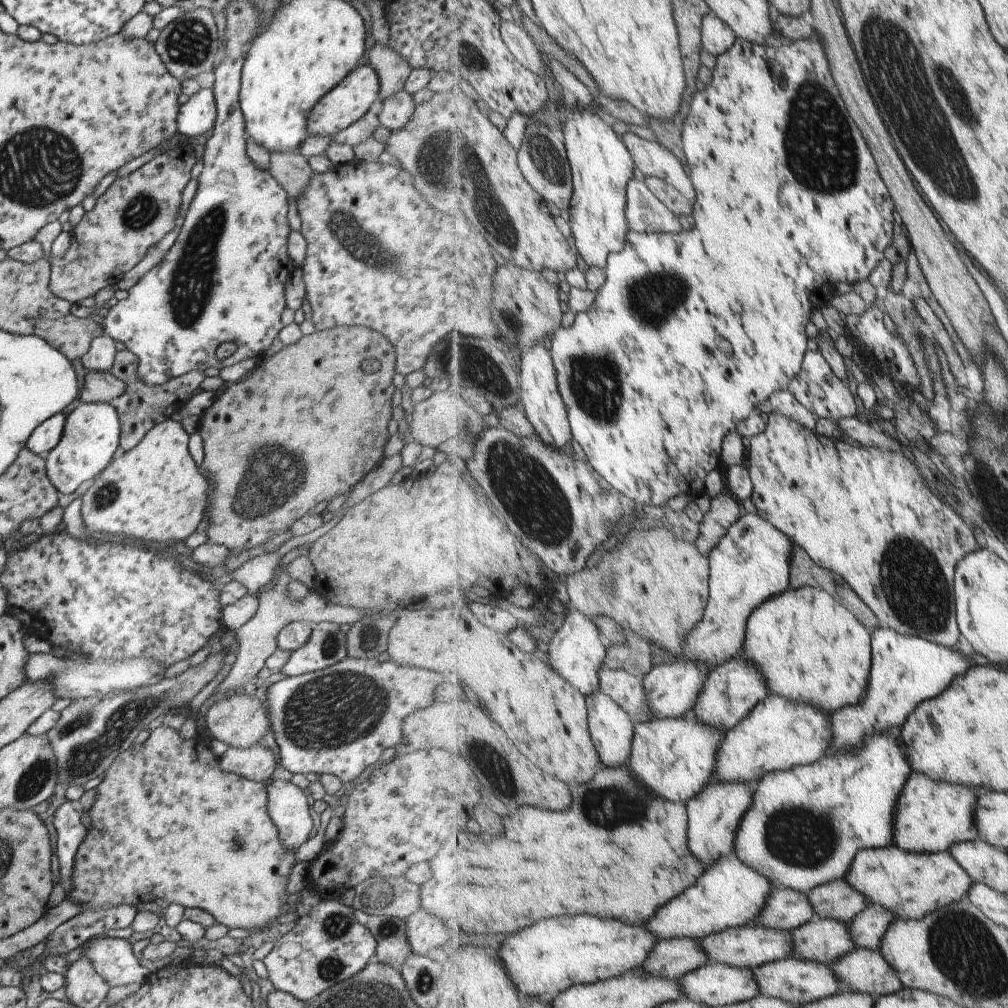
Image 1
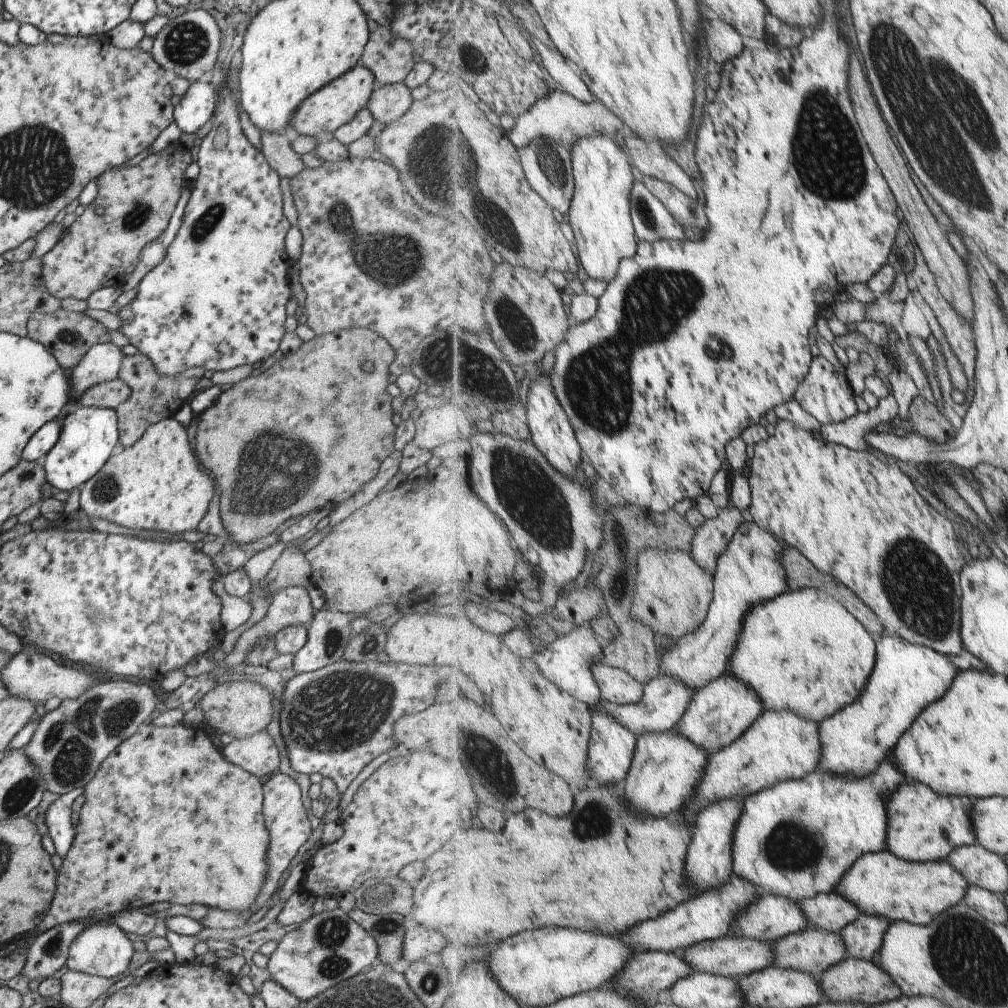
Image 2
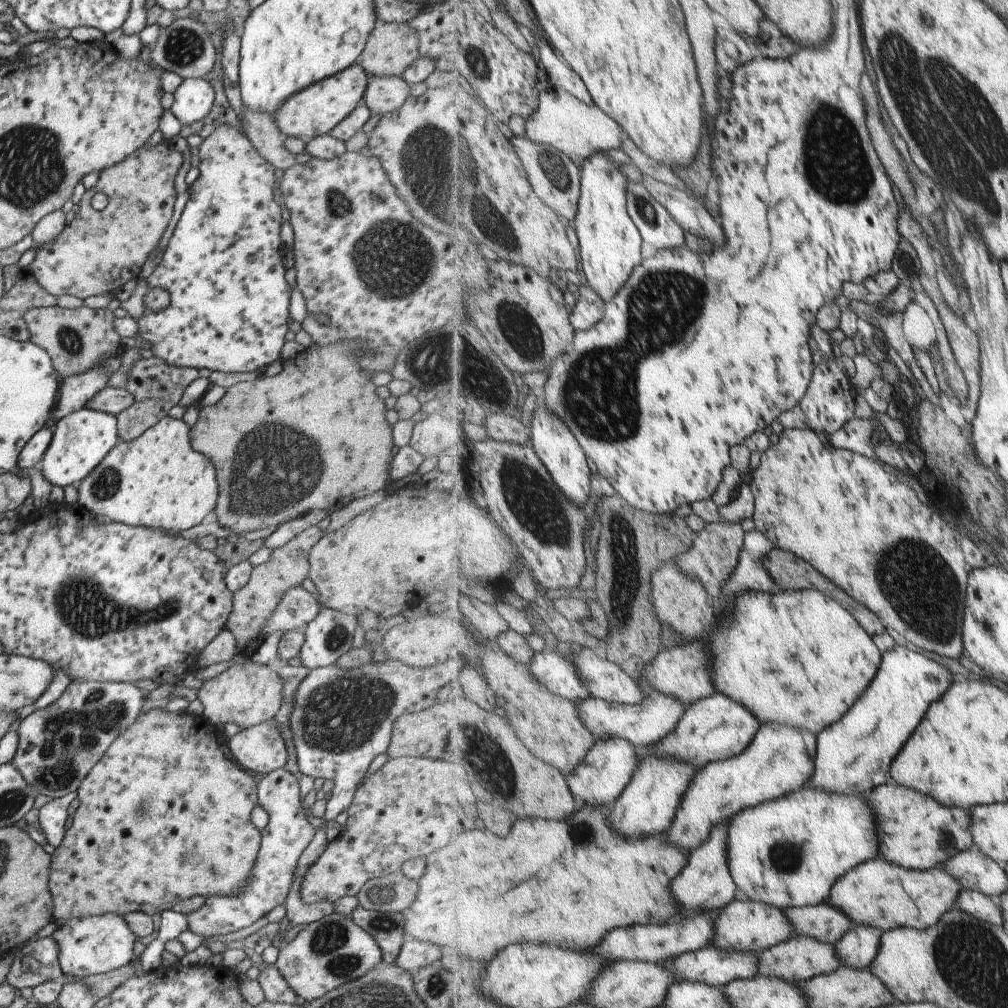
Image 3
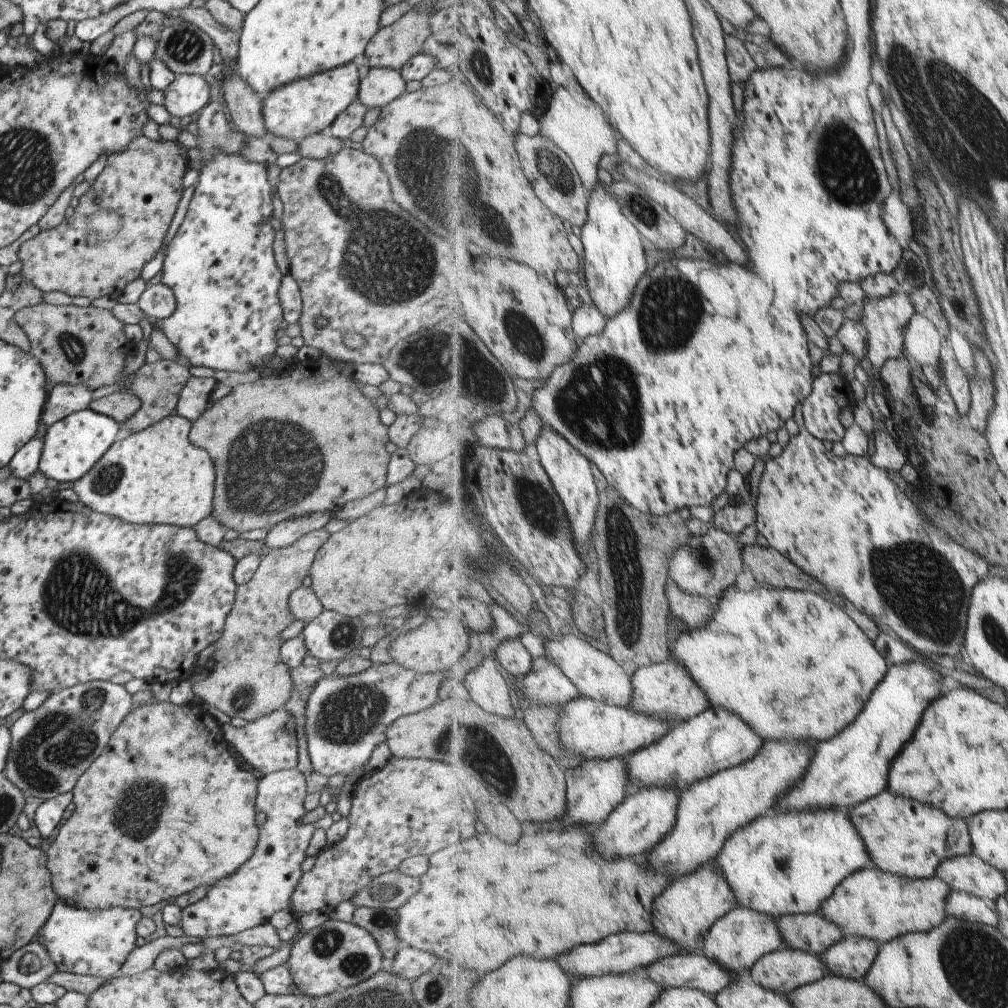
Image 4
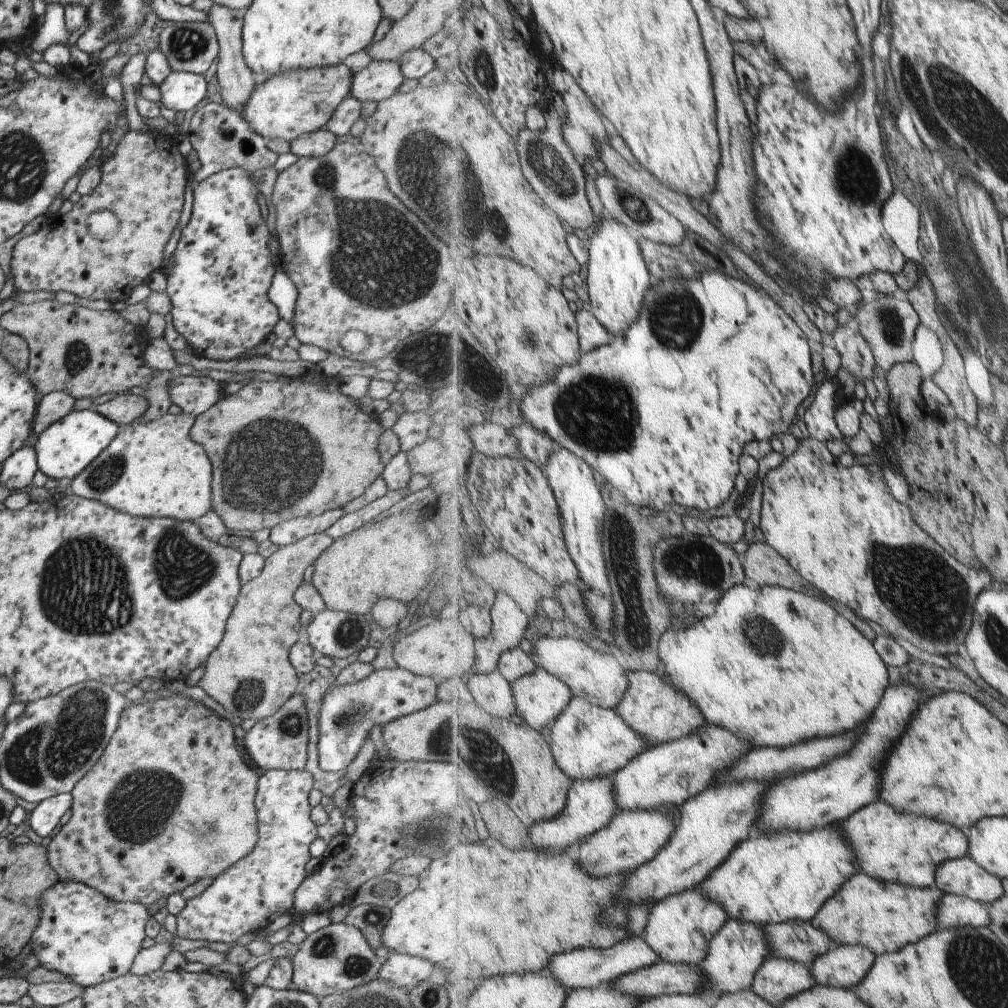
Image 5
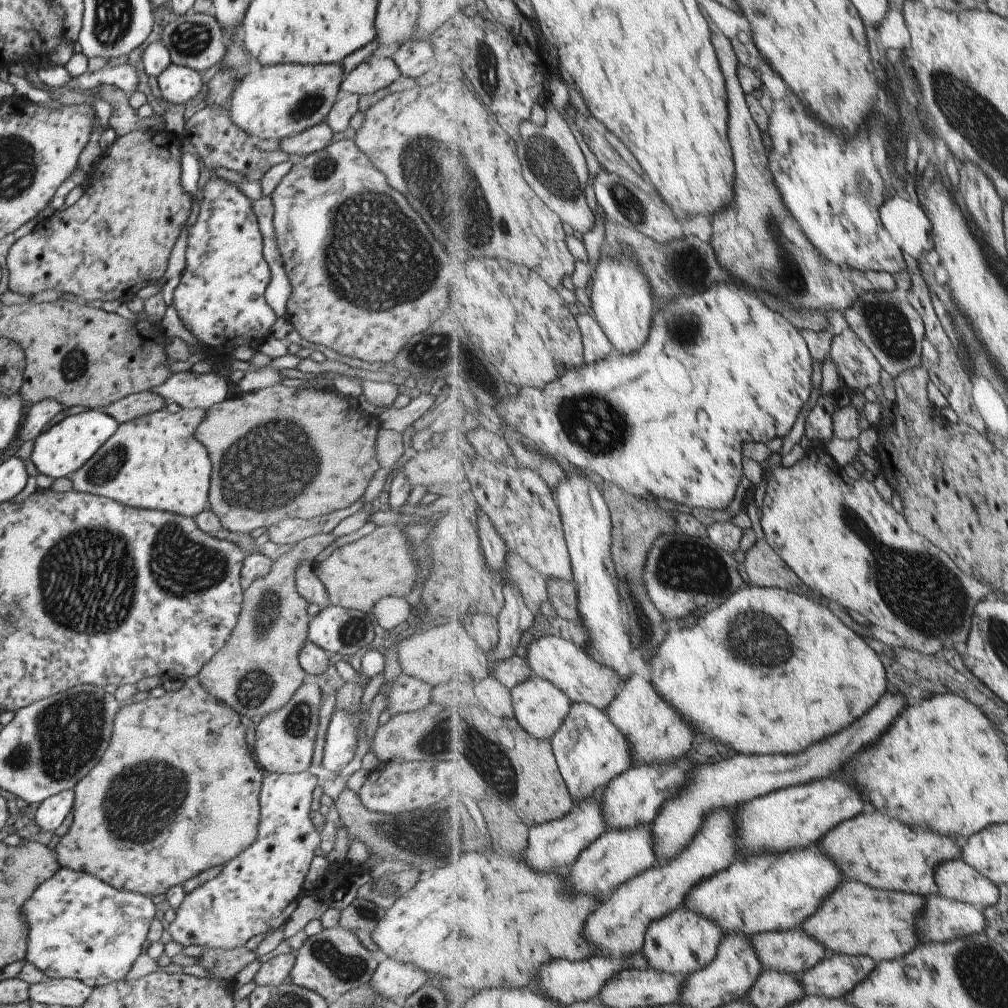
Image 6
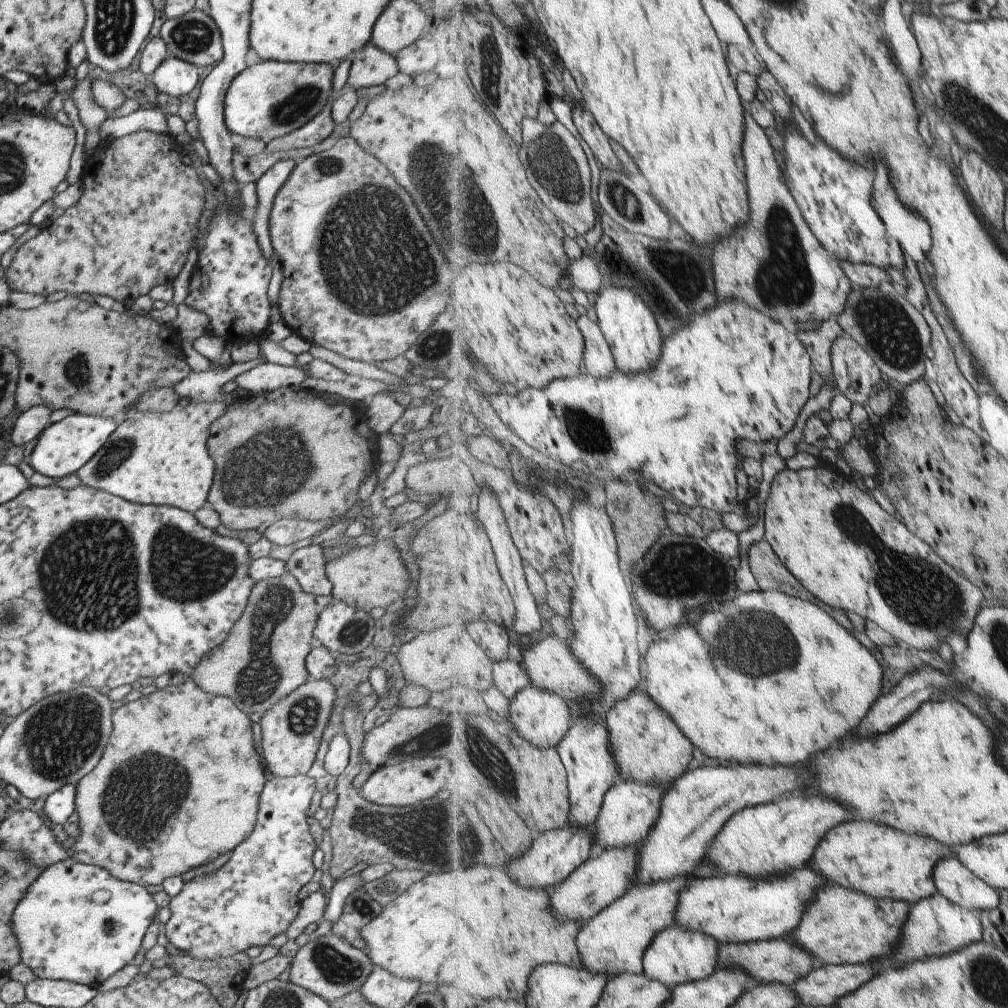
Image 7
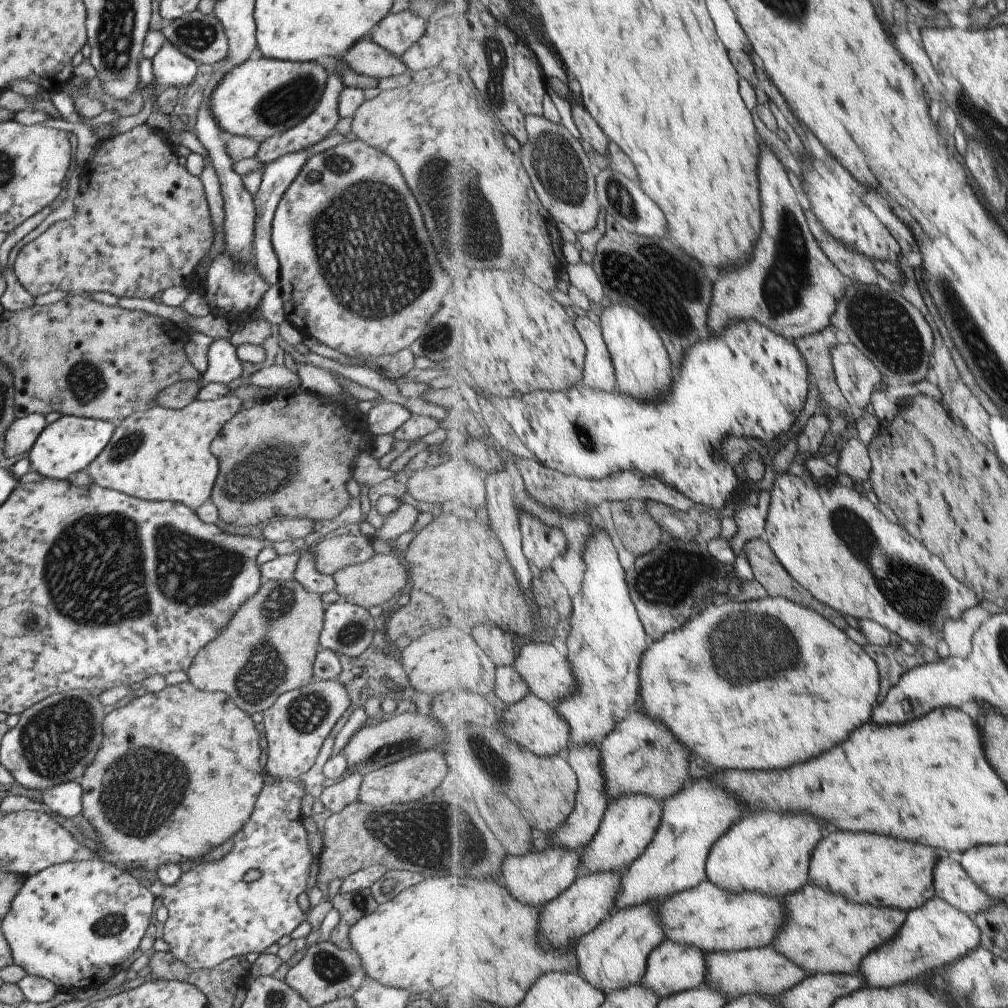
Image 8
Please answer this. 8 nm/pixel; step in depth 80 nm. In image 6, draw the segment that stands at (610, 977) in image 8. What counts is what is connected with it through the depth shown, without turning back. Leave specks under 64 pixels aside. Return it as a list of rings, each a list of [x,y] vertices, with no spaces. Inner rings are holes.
[[[715,812],[715,816],[707,818],[705,828],[699,832],[697,840],[687,848],[687,852],[683,852],[665,868],[651,868],[643,872],[641,876],[627,882],[627,886],[623,886],[623,890],[619,890],[619,894],[615,894],[611,902],[603,902],[603,906],[595,914],[591,914],[583,929],[583,936],[592,947],[600,951],[596,954],[610,959],[634,957],[646,945],[652,923],[673,914],[673,910],[679,910],[685,902],[685,896],[695,884],[729,868],[731,862],[737,862],[737,850],[739,848],[735,844],[735,824],[731,812]]]

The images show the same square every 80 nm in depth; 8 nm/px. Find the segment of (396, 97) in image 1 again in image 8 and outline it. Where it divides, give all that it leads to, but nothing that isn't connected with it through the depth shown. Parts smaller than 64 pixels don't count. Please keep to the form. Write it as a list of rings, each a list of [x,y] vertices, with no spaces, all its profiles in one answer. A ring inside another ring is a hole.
[[[367,37],[359,39],[341,55],[353,72],[377,79],[403,73],[412,75],[401,60],[390,55],[377,43],[365,38]]]

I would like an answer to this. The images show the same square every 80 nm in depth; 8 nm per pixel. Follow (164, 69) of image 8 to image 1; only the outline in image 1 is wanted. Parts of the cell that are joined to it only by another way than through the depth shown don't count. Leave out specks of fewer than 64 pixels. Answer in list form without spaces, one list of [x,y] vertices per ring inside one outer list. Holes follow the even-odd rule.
[[[200,88],[190,94],[187,101],[177,109],[175,124],[177,132],[191,138],[207,134],[212,129],[216,108],[212,89]]]

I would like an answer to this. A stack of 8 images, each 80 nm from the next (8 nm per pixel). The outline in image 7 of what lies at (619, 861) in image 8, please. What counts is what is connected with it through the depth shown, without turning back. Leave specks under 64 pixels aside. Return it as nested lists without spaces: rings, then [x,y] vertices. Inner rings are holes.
[[[621,780],[607,791],[602,809],[600,810],[595,832],[597,848],[619,848],[619,846],[635,846],[643,842],[651,828],[657,824],[657,814],[662,808],[665,788],[653,788],[639,784],[637,781]]]

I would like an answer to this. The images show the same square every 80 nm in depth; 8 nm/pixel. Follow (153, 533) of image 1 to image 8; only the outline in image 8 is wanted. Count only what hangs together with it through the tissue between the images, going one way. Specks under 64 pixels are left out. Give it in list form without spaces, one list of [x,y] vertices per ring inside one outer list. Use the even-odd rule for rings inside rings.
[[[223,395],[214,400],[194,400],[180,409],[166,409],[155,406],[141,413],[133,413],[115,424],[110,441],[86,466],[85,472],[91,483],[104,489],[148,501],[173,501],[184,504],[192,511],[210,498],[210,492],[218,473],[218,460],[211,454],[210,444],[218,436],[223,425],[239,410],[244,402],[237,395]]]

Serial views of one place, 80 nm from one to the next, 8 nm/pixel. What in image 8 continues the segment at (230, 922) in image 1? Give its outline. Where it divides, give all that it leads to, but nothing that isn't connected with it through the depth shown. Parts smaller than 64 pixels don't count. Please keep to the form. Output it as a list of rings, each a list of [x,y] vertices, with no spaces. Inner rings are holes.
[[[189,681],[165,685],[164,688],[154,693],[145,692],[143,696],[135,697],[125,706],[112,708],[102,720],[102,735],[99,748],[95,751],[95,756],[83,769],[81,776],[77,779],[82,788],[82,809],[81,814],[89,824],[97,831],[99,845],[103,848],[101,852],[96,852],[96,858],[113,863],[116,867],[129,871],[129,866],[141,866],[146,871],[155,870],[162,862],[177,863],[182,860],[199,858],[209,849],[220,845],[224,840],[232,839],[236,835],[239,827],[246,823],[253,808],[258,792],[263,784],[261,783],[261,767],[259,766],[259,735],[255,730],[255,725],[251,721],[250,715],[243,712],[227,696],[219,691],[204,691],[195,688]]]

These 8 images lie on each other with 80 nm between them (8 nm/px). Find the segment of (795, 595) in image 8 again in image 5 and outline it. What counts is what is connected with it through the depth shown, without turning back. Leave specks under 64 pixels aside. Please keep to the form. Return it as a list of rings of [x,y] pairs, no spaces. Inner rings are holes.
[[[767,541],[751,543],[743,555],[743,564],[746,576],[755,580],[759,586],[777,585],[803,592],[803,594],[807,594],[807,596],[819,598],[819,600],[827,602],[827,604],[836,610],[836,612],[839,612],[839,614],[847,614],[847,618],[851,618],[851,622],[855,622],[855,626],[859,626],[859,630],[863,630],[863,634],[867,634],[867,638],[871,641],[874,641],[878,637],[878,635],[875,634],[875,630],[873,630],[865,620],[861,620],[849,606],[837,602],[837,600],[832,599],[828,594],[825,594],[825,592],[821,592],[821,590],[812,586],[807,578],[803,578],[803,575],[799,574],[799,570],[795,570],[791,566],[791,563],[787,562],[787,560],[783,558],[783,555],[779,554],[779,551],[775,550],[775,547],[772,547]]]

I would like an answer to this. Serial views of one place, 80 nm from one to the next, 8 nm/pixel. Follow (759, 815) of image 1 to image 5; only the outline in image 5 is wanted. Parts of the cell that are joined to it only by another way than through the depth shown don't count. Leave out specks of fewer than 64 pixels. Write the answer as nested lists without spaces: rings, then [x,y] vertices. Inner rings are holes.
[[[835,828],[811,834],[777,832],[775,836],[753,836],[743,842],[731,858],[703,882],[703,890],[724,907],[728,920],[756,925],[778,925],[789,921],[812,921],[822,906],[858,872],[858,852]]]

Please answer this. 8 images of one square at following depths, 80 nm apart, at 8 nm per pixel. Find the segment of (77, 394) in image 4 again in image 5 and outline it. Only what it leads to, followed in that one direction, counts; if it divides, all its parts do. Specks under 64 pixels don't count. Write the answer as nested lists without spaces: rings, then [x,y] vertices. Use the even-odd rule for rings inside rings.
[[[53,391],[38,398],[34,417],[31,423],[31,432],[38,435],[50,424],[57,422],[71,411],[72,399],[67,393]]]

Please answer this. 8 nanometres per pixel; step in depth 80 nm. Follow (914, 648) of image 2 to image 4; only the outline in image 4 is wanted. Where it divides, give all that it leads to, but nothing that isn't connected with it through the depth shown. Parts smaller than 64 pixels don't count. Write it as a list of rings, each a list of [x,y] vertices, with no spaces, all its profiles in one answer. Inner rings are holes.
[[[911,661],[889,668],[879,690],[875,690],[875,698],[867,702],[867,710],[863,710],[857,722],[839,734],[839,738],[821,742],[819,764],[813,760],[809,772],[803,776],[803,782],[797,782],[795,788],[779,798],[781,812],[851,808],[887,788],[893,758],[913,738],[923,712],[935,698],[939,698],[943,688],[942,676],[921,662]]]

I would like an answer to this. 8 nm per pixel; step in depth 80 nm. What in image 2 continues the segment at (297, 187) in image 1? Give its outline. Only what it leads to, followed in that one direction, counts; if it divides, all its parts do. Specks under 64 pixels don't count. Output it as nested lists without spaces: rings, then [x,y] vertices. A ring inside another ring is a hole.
[[[261,131],[259,136],[260,153],[265,162],[279,177],[294,177],[305,168],[300,156],[291,150],[290,143],[275,131]]]

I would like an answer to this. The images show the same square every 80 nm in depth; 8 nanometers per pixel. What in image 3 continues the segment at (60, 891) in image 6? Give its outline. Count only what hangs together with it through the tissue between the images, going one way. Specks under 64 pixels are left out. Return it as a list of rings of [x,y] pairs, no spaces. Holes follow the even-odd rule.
[[[105,913],[95,915],[94,917],[71,917],[67,920],[57,921],[56,924],[57,928],[55,928],[50,937],[57,945],[59,966],[63,973],[73,975],[74,977],[103,974],[109,972],[109,970],[125,966],[133,957],[131,952],[135,937],[131,930],[129,930],[123,915]]]

